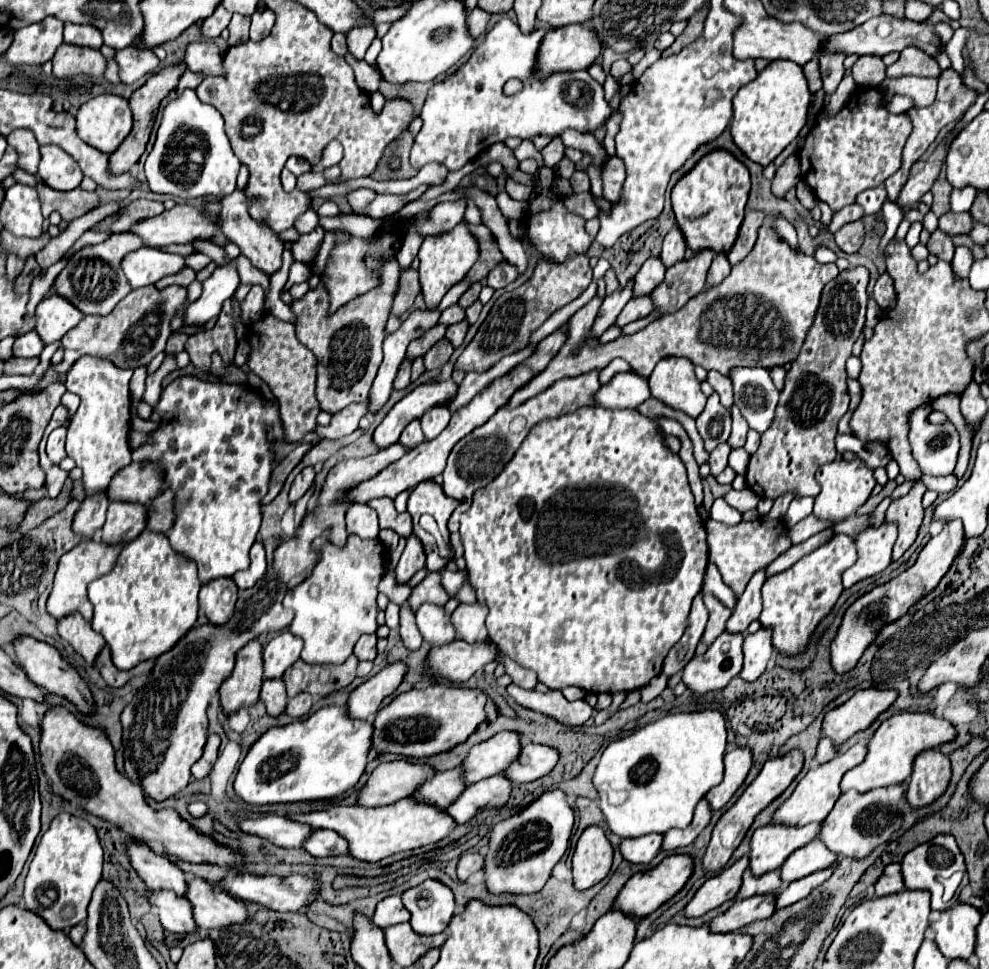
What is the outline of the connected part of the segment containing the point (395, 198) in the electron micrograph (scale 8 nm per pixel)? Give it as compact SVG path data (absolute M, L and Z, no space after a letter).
M377 195L371 207L367 207L363 213L371 217L387 217L397 213L405 201L407 201L407 195Z

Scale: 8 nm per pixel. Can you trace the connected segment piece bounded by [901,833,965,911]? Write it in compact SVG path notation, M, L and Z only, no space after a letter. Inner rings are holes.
M935 835L935 839L917 845L915 849L911 849L909 853L905 853L903 861L901 861L901 875L905 881L907 889L927 889L931 893L931 909L943 911L947 907L951 907L949 903L941 901L941 881L939 877L945 873L945 877L953 875L955 871L965 871L965 863L963 863L963 855L955 843L955 839L951 835Z

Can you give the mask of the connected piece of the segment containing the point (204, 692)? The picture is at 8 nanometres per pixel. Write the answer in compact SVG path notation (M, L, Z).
M395 443L391 447L379 449L375 455L337 463L327 475L317 507L305 515L301 529L275 549L273 567L257 581L255 587L239 591L231 621L227 621L227 625L195 625L173 645L173 649L155 659L147 683L135 693L131 703L121 713L125 775L143 785L151 799L165 801L187 787L191 779L191 765L201 757L203 745L207 741L207 707L213 695L219 691L219 685L231 675L237 651L249 641L273 631L281 631L291 623L293 613L285 611L281 601L285 591L301 583L317 563L317 553L311 549L311 541L331 527L331 541L335 545L345 543L345 511L349 503L345 503L343 493L399 461L405 453L407 451L401 447L401 443Z

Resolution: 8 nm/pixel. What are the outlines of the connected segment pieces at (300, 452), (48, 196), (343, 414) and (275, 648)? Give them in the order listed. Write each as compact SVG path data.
M303 443L303 445L297 445L281 463L277 463L273 467L273 477L271 477L271 485L269 485L269 493L265 495L263 503L267 501L273 501L273 497L283 489L283 483L287 479L287 475L291 473L291 469L301 461L301 457L307 453L307 449L311 447L311 443Z
M37 183L37 191L39 191L39 199L41 199L41 209L43 209L43 217L49 217L51 211L57 211L63 221L71 222L81 215L85 215L87 211L91 211L99 197L91 191L83 191L83 189L73 189L73 191L55 191L43 183Z
M367 401L351 403L349 407L341 409L337 415L333 415L333 421L327 427L319 427L317 433L320 438L341 439L359 427L359 419L363 415L367 415Z
M289 631L275 635L267 647L263 649L263 663L265 663L265 677L281 677L287 667L291 667L303 649L303 641Z

